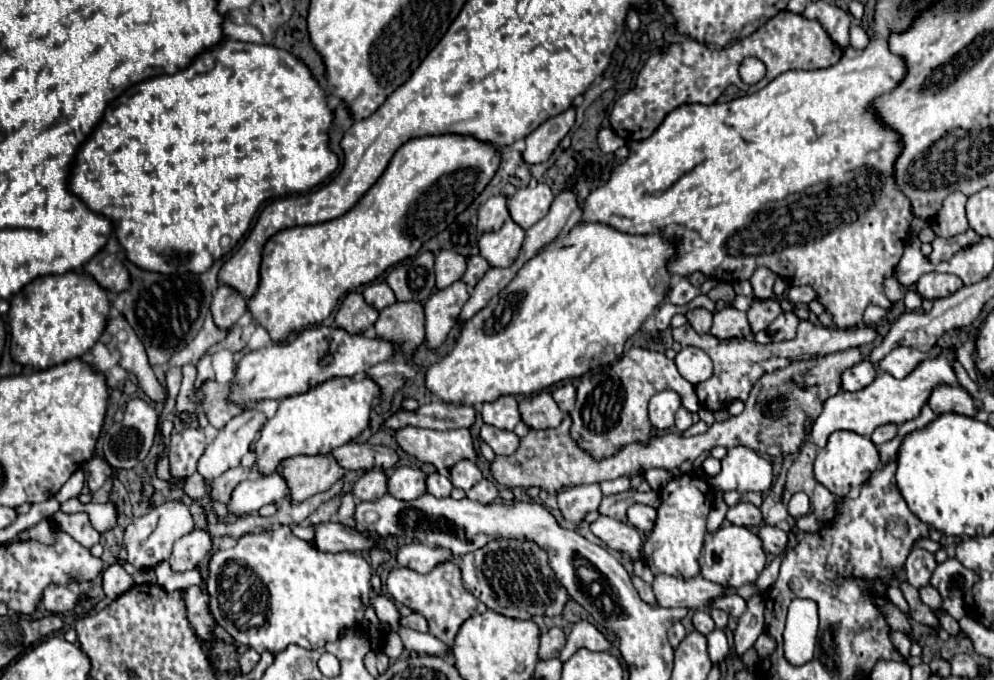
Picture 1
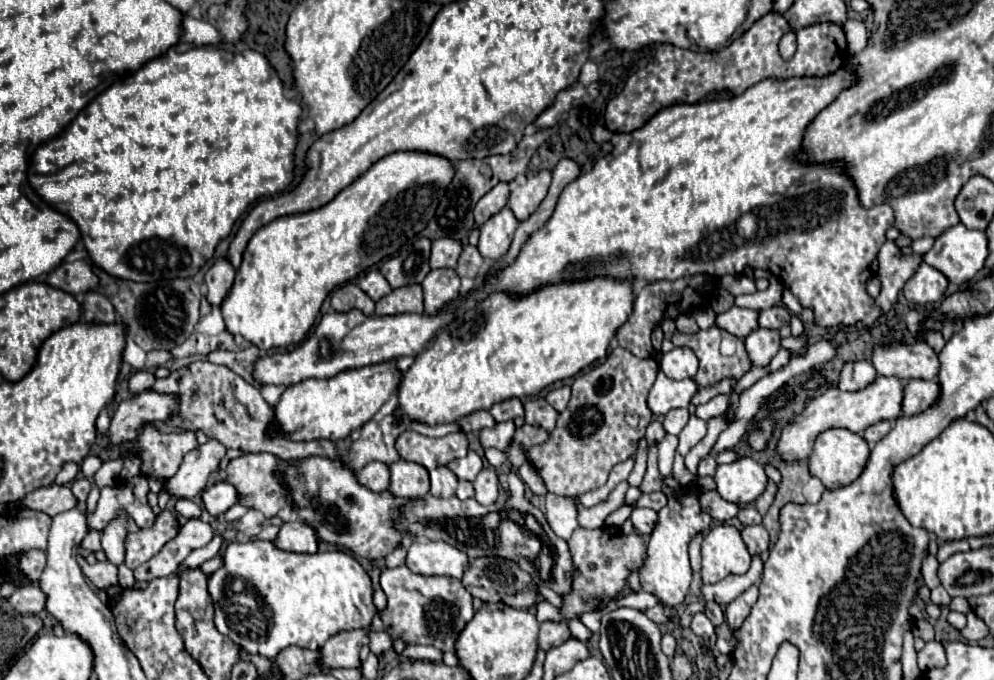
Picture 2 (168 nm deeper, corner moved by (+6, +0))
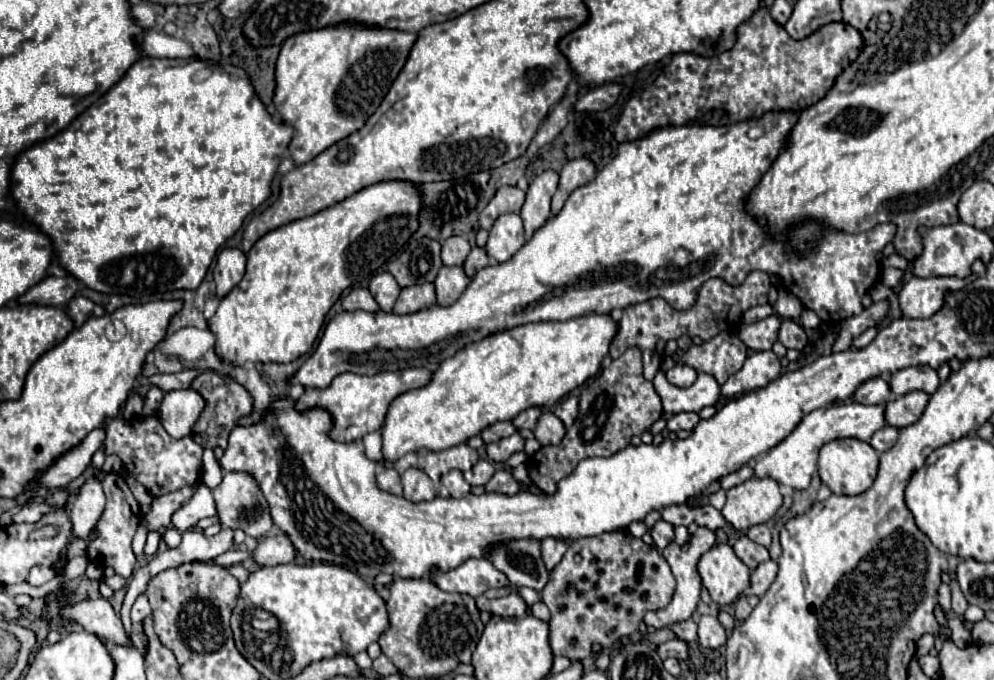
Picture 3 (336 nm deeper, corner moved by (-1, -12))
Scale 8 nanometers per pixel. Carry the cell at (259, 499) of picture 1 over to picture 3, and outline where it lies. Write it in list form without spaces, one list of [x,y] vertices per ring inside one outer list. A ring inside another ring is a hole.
[[[205,483],[197,485],[195,495],[185,501],[173,515],[171,515],[171,525],[185,533],[187,529],[191,529],[199,519],[203,517],[213,517],[215,515],[215,499],[211,495],[211,489]]]

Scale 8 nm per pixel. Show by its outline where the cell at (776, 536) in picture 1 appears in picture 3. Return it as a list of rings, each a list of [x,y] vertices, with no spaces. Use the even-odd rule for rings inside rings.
[[[741,535],[733,545],[735,555],[749,567],[755,569],[759,563],[769,559],[769,551],[763,545],[755,545],[747,535]]]

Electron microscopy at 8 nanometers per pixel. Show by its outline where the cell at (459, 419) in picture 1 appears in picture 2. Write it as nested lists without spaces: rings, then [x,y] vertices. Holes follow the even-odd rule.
[[[474,411],[470,415],[464,415],[458,425],[464,433],[470,433],[470,431],[480,431],[484,427],[492,427],[496,421],[492,421],[492,415],[488,411]]]

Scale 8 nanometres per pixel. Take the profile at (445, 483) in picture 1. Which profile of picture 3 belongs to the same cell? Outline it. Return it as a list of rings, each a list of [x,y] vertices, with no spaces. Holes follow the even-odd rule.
[[[453,469],[441,477],[441,497],[463,497],[471,491],[471,485],[463,479],[463,473]]]

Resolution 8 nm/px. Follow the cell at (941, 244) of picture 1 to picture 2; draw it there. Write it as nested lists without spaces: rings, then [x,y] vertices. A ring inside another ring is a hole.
[[[886,241],[880,249],[880,273],[878,279],[882,281],[882,291],[876,297],[876,303],[882,307],[884,313],[896,303],[896,297],[904,283],[916,273],[924,255],[900,255],[900,247],[894,241]]]

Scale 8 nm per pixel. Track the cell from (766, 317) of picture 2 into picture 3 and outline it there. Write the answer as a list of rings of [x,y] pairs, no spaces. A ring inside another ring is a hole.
[[[783,319],[781,329],[779,329],[779,341],[787,349],[801,351],[807,345],[807,333],[805,333],[805,329],[799,323],[795,323],[791,319]]]

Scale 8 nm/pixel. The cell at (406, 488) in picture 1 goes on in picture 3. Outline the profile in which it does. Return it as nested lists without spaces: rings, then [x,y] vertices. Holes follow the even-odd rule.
[[[409,467],[401,475],[401,481],[403,481],[403,497],[407,497],[407,501],[415,503],[431,501],[439,494],[439,483],[429,479],[429,475],[417,467]]]

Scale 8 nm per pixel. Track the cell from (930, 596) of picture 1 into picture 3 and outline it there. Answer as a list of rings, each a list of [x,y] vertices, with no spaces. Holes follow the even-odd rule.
[[[951,581],[951,593],[953,593],[953,611],[955,611],[955,615],[963,617],[965,609],[969,607],[969,603],[967,603],[967,599],[963,597],[963,593],[961,593],[957,581]]]

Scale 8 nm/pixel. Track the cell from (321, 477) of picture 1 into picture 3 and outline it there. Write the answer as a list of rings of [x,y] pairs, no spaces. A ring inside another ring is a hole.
[[[225,473],[223,481],[213,489],[215,505],[217,505],[217,517],[221,527],[231,527],[231,529],[243,529],[251,537],[263,537],[271,527],[271,515],[267,509],[267,501],[261,493],[261,489],[247,477],[247,473]]]

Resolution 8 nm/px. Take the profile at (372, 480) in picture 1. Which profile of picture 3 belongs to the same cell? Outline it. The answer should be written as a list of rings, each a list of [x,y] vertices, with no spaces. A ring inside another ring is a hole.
[[[385,467],[385,469],[381,469],[377,473],[377,485],[379,485],[379,489],[383,489],[387,493],[393,493],[393,495],[401,495],[403,493],[401,477],[393,467]]]

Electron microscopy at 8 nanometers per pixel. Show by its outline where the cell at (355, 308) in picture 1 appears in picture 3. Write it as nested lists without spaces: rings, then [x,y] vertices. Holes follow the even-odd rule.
[[[355,287],[349,291],[349,295],[341,301],[345,311],[355,311],[355,309],[363,309],[363,311],[377,311],[379,305],[377,301],[371,297],[369,289],[365,287]]]

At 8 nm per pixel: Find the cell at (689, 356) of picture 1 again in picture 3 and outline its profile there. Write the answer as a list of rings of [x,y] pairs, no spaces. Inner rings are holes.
[[[675,365],[675,367],[669,369],[665,375],[667,375],[669,383],[673,383],[673,385],[677,385],[677,387],[691,387],[691,385],[695,383],[697,371],[691,369],[689,365]]]

